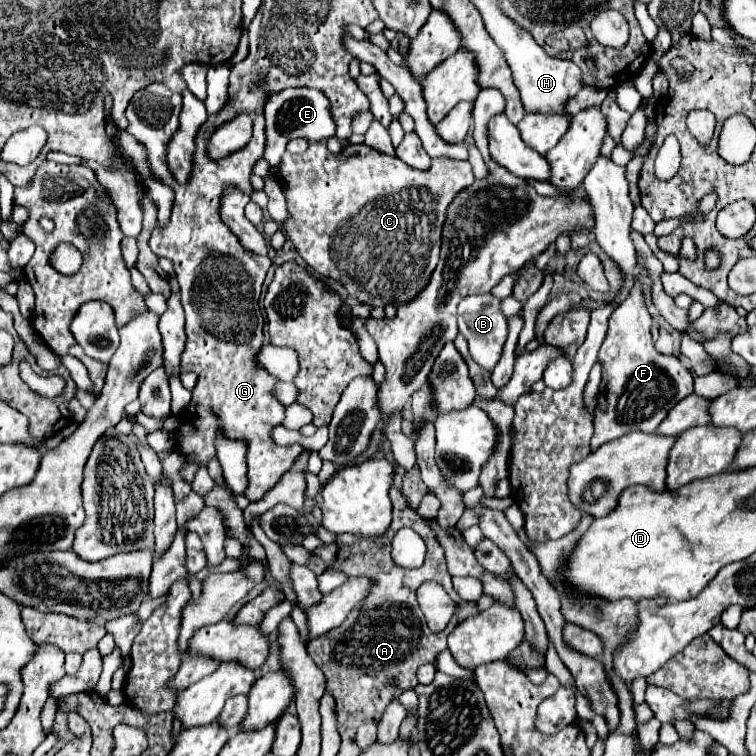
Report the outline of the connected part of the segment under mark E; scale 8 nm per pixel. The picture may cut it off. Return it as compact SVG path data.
M287 88L279 94L273 94L265 104L265 120L267 120L267 150L265 160L271 166L281 162L285 154L285 144L291 138L307 138L309 142L327 142L335 136L335 120L331 116L329 98L321 90L313 88Z

